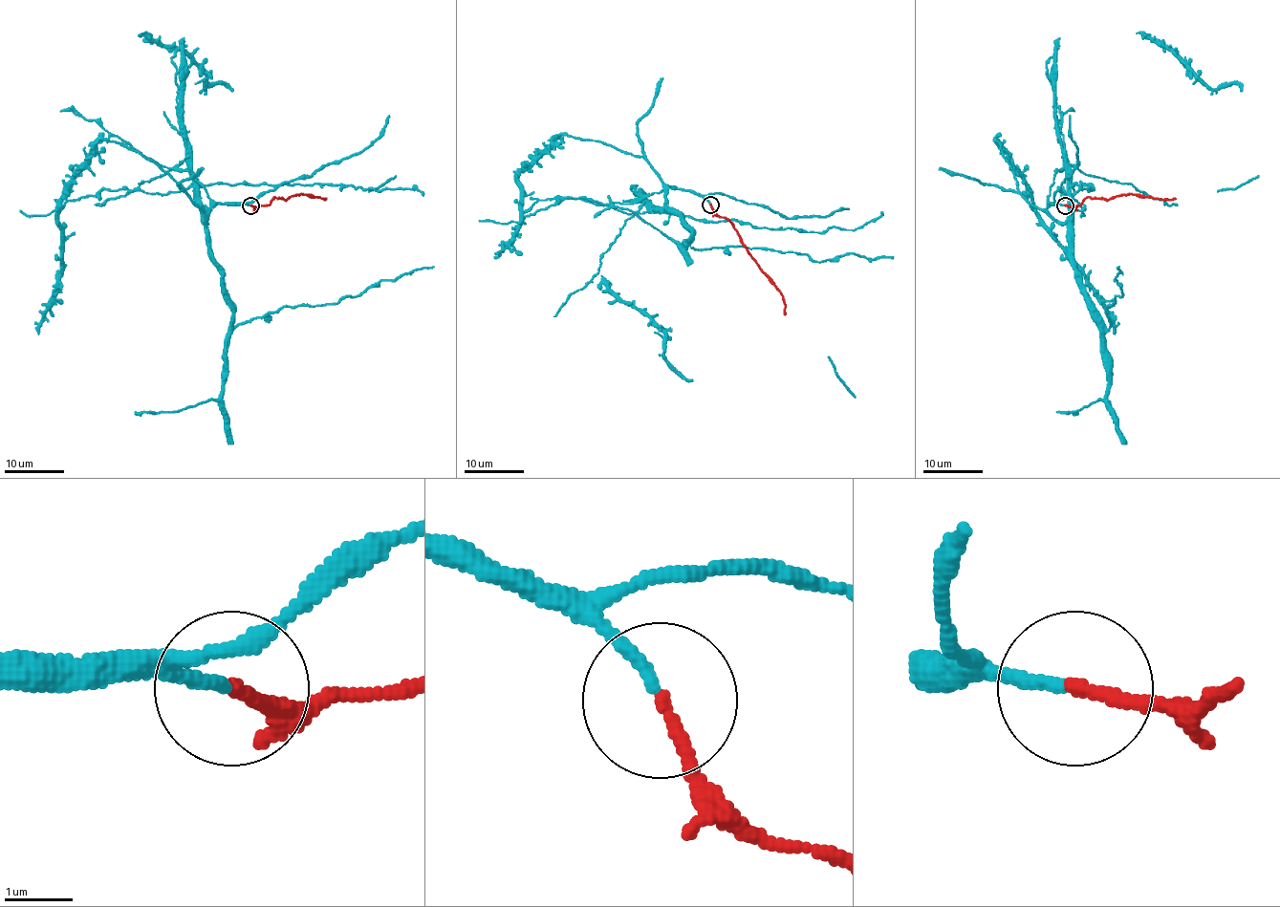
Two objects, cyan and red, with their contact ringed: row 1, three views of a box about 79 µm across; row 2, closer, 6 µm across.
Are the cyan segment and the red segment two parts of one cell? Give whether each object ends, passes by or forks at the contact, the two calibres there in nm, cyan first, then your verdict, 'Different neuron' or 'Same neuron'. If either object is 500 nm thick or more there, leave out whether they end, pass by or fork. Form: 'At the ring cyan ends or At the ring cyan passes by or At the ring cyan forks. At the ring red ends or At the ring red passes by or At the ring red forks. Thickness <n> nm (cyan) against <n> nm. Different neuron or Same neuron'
At the ring cyan ends. At the ring red ends. Thickness 160 nm (cyan) against 190 nm. Same neuron

